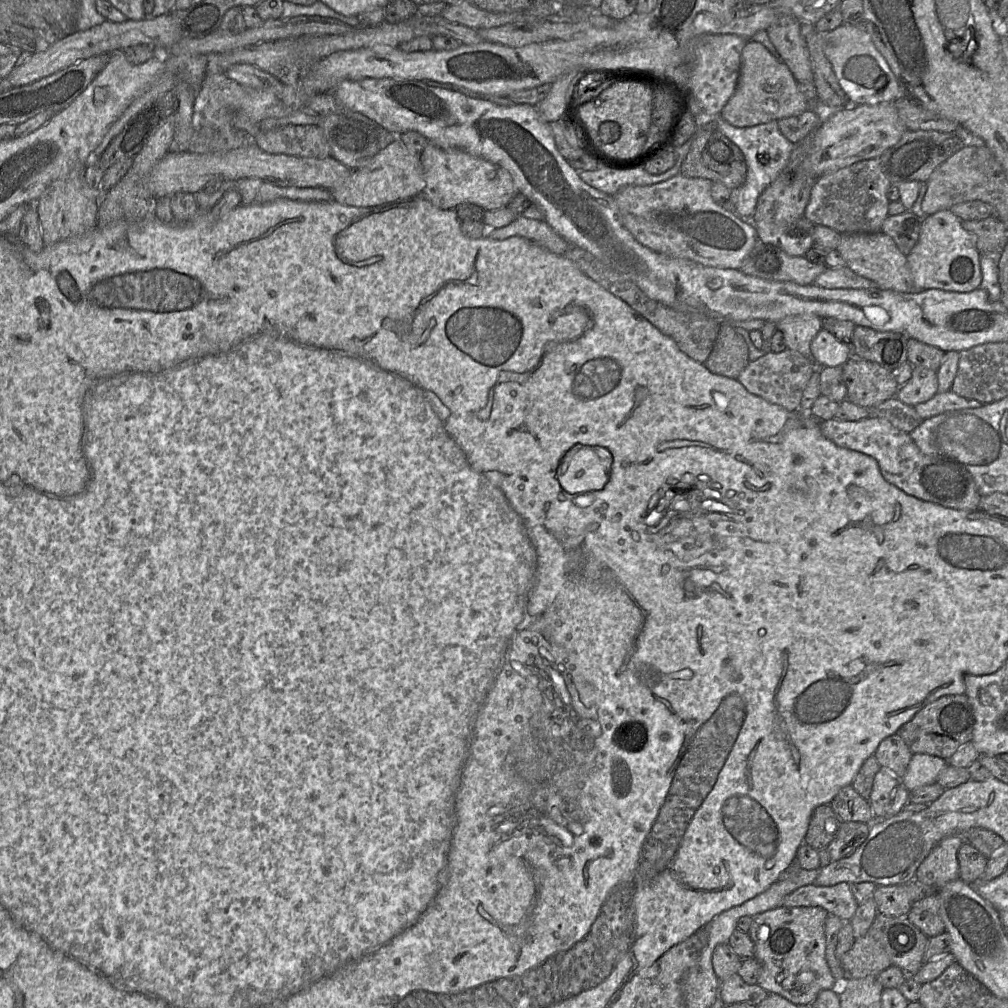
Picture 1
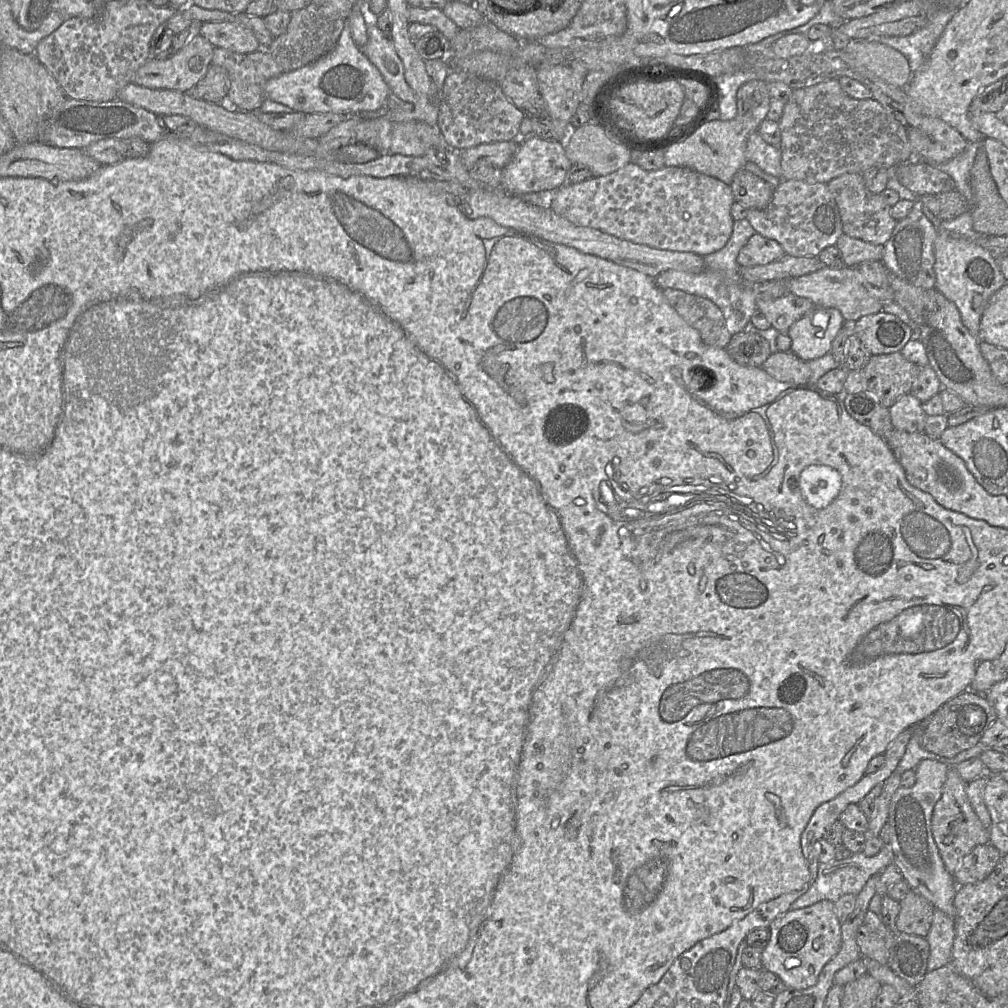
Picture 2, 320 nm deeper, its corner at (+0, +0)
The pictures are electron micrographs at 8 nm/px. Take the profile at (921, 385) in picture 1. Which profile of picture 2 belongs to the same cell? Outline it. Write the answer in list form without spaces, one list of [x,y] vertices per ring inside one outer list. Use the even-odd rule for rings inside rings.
[[[912,393],[900,397],[889,407],[890,419],[893,427],[910,433],[924,432],[926,413],[920,402]]]

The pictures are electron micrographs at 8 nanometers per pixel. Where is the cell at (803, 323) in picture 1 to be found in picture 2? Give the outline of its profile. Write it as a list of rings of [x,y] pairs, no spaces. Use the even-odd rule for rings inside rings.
[[[788,293],[773,300],[757,299],[756,307],[773,328],[780,333],[787,333],[797,320],[817,306],[807,298]]]

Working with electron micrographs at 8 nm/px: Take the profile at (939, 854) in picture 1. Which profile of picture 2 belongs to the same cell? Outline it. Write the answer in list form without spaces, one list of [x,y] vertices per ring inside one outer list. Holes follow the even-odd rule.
[[[950,767],[942,788],[942,795],[932,813],[932,834],[946,869],[954,874],[962,860],[977,845],[989,843],[989,828],[981,823],[966,793],[965,782],[955,767]]]

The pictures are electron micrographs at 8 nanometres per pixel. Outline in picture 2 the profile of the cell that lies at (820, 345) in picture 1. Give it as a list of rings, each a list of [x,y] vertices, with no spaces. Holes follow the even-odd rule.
[[[814,307],[797,320],[787,331],[791,338],[791,352],[803,361],[820,358],[829,353],[832,342],[845,324],[841,312],[835,308]]]

